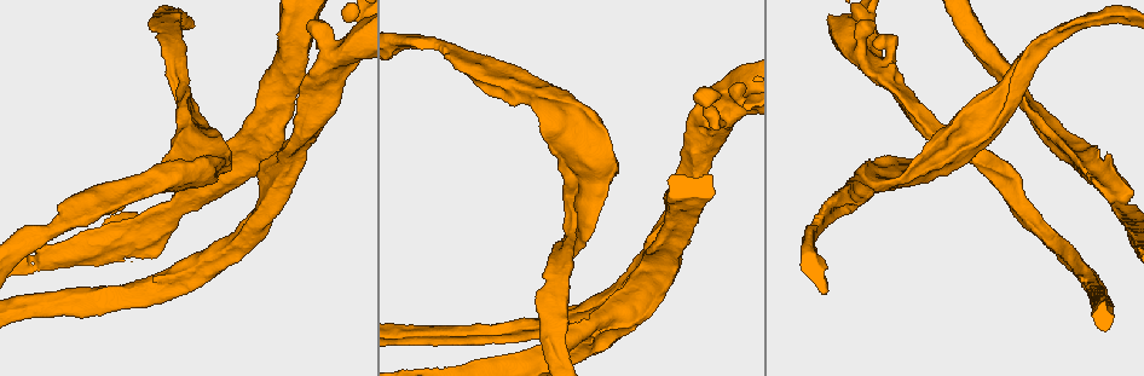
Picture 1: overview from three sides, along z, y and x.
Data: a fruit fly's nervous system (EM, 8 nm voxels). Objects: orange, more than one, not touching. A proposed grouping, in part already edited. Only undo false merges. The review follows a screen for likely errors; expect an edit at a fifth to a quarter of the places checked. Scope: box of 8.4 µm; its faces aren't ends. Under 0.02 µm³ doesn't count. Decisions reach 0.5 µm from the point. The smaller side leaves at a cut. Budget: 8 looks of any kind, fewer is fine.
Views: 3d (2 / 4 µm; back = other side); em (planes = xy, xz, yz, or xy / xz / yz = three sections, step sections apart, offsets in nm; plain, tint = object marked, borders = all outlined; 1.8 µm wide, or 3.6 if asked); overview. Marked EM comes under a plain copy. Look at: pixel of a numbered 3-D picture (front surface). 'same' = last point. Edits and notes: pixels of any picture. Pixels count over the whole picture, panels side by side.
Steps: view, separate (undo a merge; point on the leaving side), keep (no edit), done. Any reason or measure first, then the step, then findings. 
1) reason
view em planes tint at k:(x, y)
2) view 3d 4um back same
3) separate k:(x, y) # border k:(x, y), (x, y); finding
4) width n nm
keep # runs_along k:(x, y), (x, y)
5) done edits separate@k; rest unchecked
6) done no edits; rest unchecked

arms part here
view 3d 4um back at 1:(111, 200)

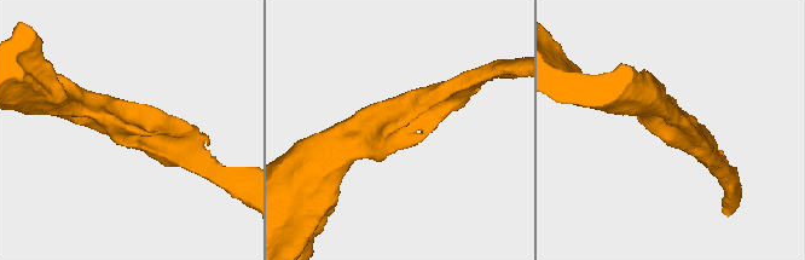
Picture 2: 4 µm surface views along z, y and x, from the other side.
arms 3; arm_widths 280, 300, 320 nm; shape alone is not enough
view em yz step 16 tint at 2:(398, 117)

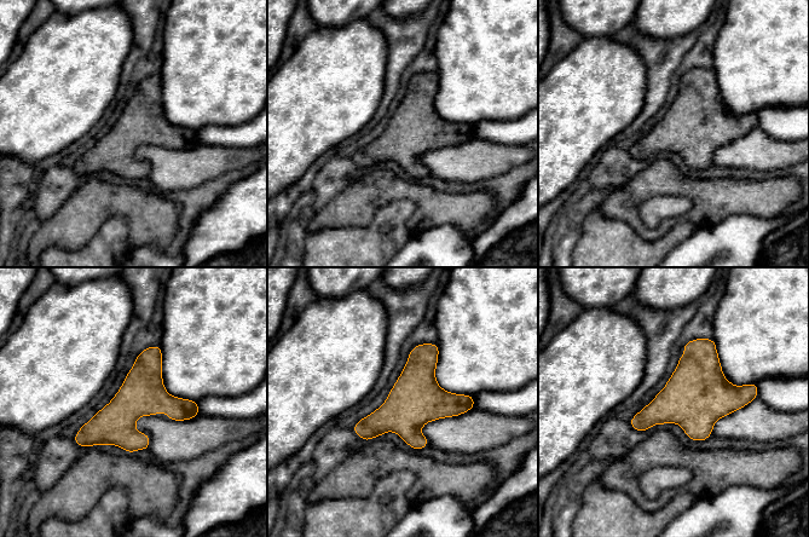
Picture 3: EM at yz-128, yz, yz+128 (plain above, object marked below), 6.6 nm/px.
view em planes tint same

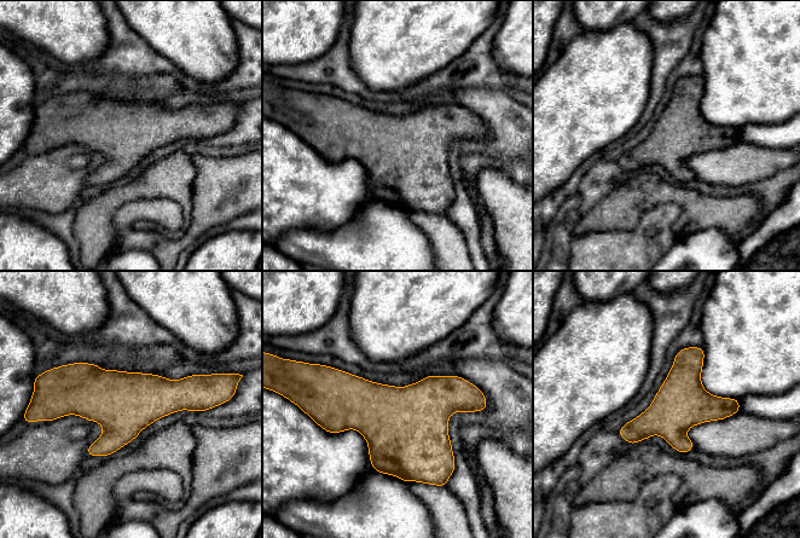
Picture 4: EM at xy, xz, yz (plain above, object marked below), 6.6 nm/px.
keep # all the same neuron

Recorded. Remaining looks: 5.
closes a loop
view 3d 4um at 1:(553, 149)

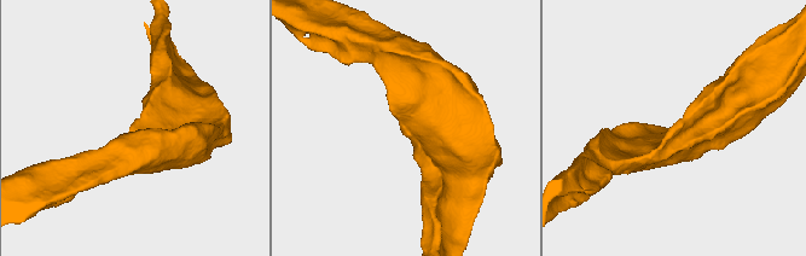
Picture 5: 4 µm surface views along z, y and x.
now the EM
view em planes tint at 5:(406, 124)

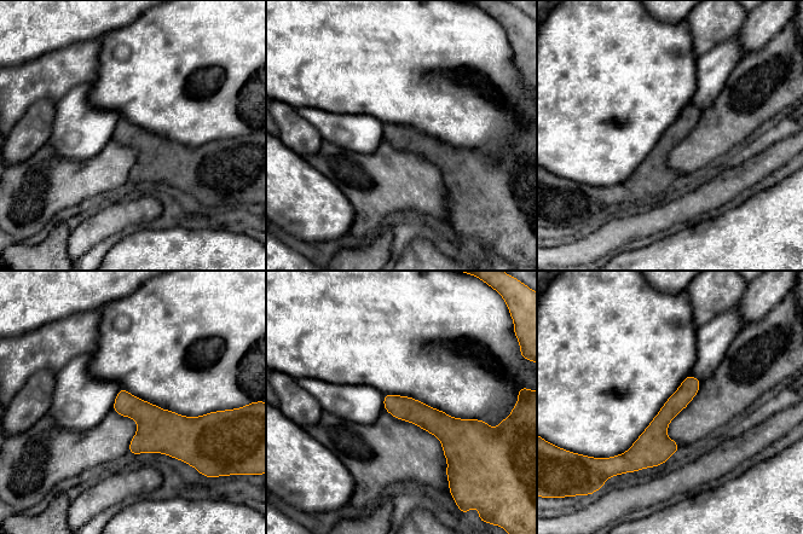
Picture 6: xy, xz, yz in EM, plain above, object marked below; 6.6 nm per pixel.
width 130 nm
keep # runs_along 6:(693, 379), (635, 468); continuous, no second neuron

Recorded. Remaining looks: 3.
sudden change in width
view 3d 4um back at 1:(884, 73)

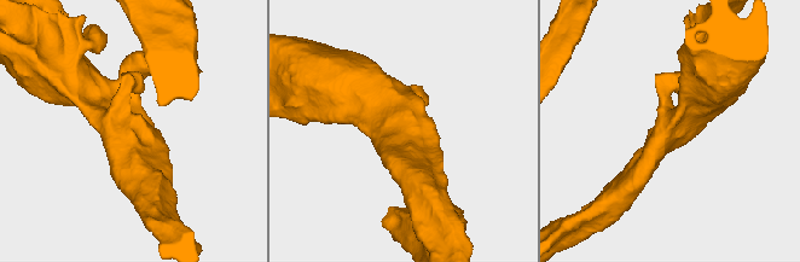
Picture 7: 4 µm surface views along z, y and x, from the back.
need the tissue
view em planes borders at 7:(395, 129)

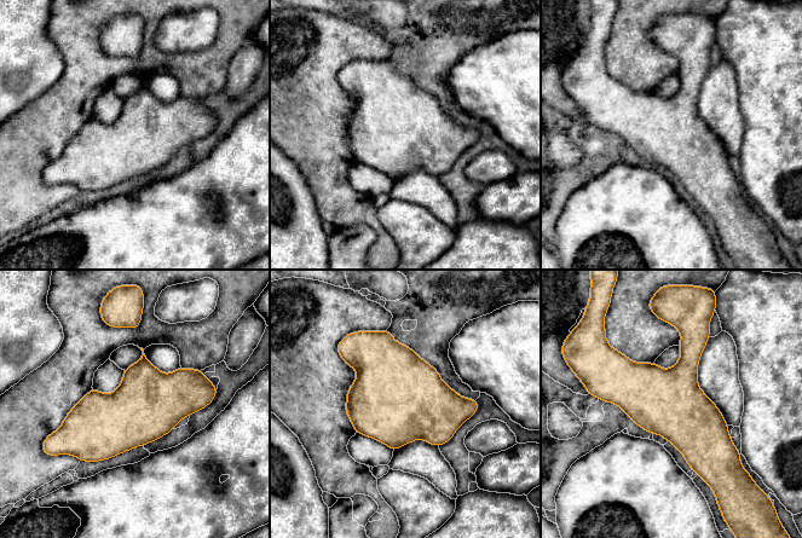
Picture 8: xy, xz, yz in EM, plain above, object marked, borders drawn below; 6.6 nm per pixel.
keep # continuous, no second neuron

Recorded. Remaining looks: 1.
done no edits; rest unchecked

